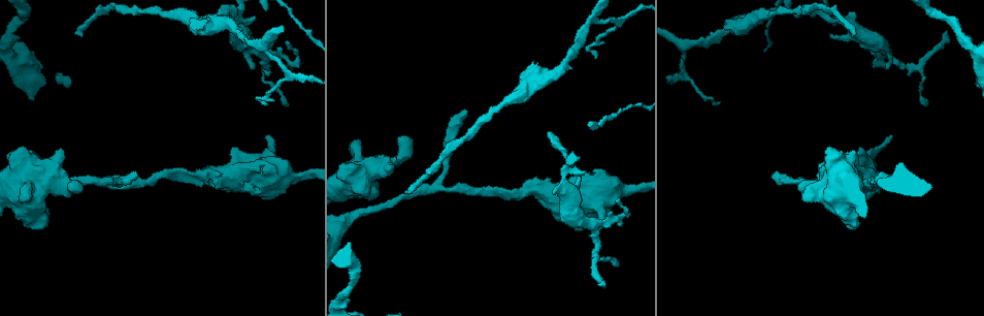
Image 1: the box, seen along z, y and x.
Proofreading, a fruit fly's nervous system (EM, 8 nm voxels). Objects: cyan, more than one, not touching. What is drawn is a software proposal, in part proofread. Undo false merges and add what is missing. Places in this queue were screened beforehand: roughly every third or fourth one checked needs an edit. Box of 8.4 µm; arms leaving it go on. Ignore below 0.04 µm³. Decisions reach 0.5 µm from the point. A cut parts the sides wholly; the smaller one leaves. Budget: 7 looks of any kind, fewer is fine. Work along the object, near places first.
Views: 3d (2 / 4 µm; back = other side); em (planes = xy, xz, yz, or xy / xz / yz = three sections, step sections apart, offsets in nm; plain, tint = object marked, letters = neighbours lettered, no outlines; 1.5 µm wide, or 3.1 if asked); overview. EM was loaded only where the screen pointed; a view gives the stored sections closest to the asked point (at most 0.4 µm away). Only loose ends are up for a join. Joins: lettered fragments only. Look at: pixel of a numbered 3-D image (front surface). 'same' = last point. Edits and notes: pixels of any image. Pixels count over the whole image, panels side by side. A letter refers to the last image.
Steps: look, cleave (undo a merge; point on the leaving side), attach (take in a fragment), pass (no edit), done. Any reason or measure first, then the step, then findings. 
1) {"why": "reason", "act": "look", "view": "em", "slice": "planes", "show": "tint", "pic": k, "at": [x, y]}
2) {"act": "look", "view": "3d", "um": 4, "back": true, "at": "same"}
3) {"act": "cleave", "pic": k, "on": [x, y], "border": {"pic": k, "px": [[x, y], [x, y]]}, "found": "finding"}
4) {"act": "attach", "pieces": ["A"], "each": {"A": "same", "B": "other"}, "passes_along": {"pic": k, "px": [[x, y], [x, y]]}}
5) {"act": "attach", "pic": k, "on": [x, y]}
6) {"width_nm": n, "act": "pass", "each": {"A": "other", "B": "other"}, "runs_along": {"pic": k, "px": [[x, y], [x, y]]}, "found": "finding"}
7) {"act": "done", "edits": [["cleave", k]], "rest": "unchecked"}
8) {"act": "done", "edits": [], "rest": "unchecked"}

{"why": "thin end", "act": "look", "view": "3d", "um": 2, "pic": 1, "at": [852, 37]}

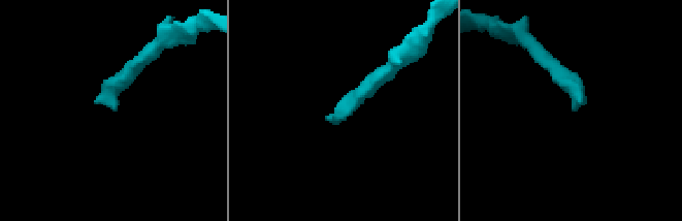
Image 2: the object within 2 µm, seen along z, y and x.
{"act": "look", "view": "em", "slice": "planes", "show": "letters", "pic": 2, "at": [348, 114]}

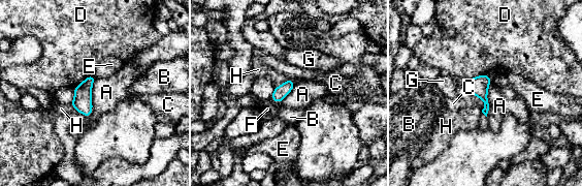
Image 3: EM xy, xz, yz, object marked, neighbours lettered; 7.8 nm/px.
{"width_nm": 100, "act": "pass", "each": {"A": "other", "B": "other", "C": "other", "D": "other", "E": "other", "F": "other", "G": "other", "H": "other"}, "border": {"pic": 3, "px": [[96, 79], [87, 118]]}, "found": "none of them fits"}

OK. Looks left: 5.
{"act": "look", "view": "3d", "um": 4, "back": true, "pic": 1, "at": [366, 194]}

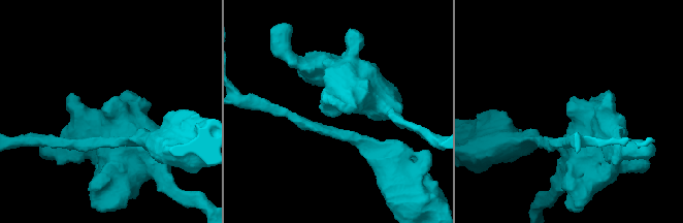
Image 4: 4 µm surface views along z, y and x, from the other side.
{"act": "look", "view": "em", "slice": "xz", "step": 8, "show": "plain", "pic": 4, "at": [568, 101]}

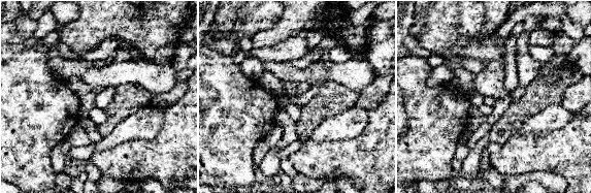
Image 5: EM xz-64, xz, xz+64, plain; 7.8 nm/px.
{"act": "look", "view": "em", "slice": "xz", "step": 8, "show": "letters", "at": "same"}

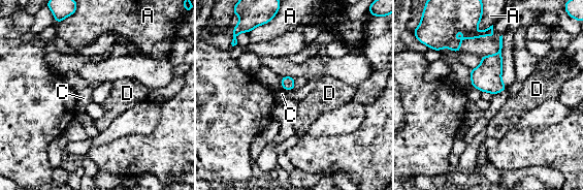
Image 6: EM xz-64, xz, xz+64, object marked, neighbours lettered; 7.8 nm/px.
{"act": "pass", "each": {"A": "other", "C": "other", "D": "other"}, "border": {"pic": 6, "px": [[281, 88], [288, 90]]}, "found": "no lettered fragment goes on from it"}

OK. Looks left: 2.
{"why": "thin neck", "act": "look", "view": "em", "slice": "xz", "step": 8, "show": "plain", "pic": 1, "at": [352, 284]}

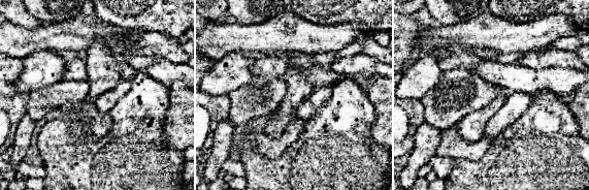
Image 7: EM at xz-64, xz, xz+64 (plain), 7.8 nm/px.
{"act": "look", "view": "em", "slice": "xz", "step": 8, "show": "letters", "at": "same"}

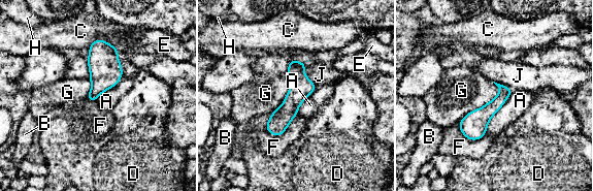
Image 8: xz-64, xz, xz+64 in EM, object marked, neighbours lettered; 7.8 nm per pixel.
{"act": "pass", "each": {"A": "other", "B": "other", "C": "other", "D": "other", "E": "other", "F": "other", "G": "other", "H": "other", "J": "other"}, "border": {"pic": 8, "px": [[513, 91], [491, 118], [484, 134]]}, "found": "all the same cell"}

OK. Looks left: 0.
{"act": "done", "edits": [], "rest": "unchecked"}

